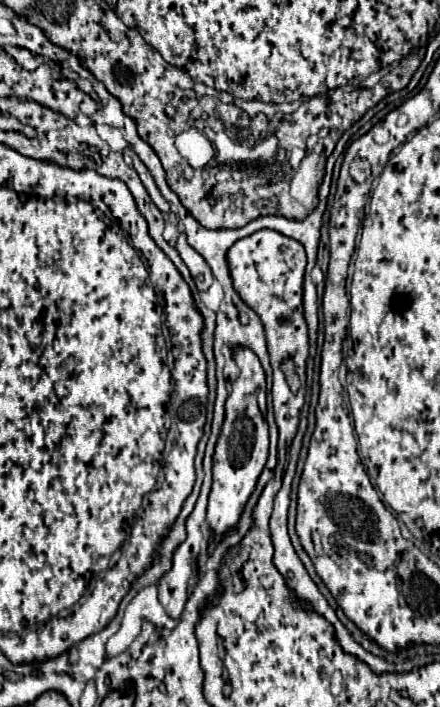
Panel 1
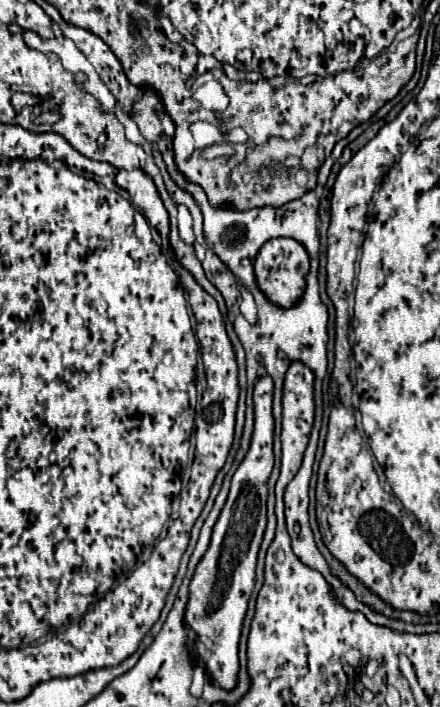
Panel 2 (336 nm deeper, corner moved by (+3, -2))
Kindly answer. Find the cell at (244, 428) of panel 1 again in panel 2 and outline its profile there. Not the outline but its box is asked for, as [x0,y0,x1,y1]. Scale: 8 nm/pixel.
[185,375,274,689]

